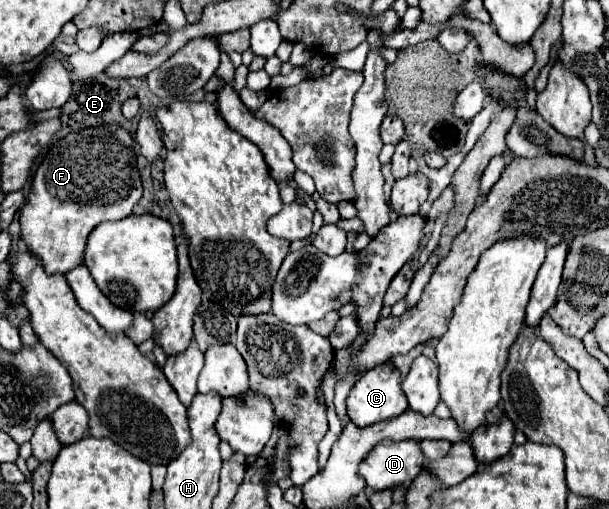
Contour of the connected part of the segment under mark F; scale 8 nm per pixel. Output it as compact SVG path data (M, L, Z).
M84 128L70 134L56 144L44 156L38 166L26 204L20 210L22 242L30 254L38 256L48 274L66 274L84 264L84 250L90 232L104 220L122 220L132 214L132 208L142 198L142 182L136 170L136 144L132 136L120 128Z

